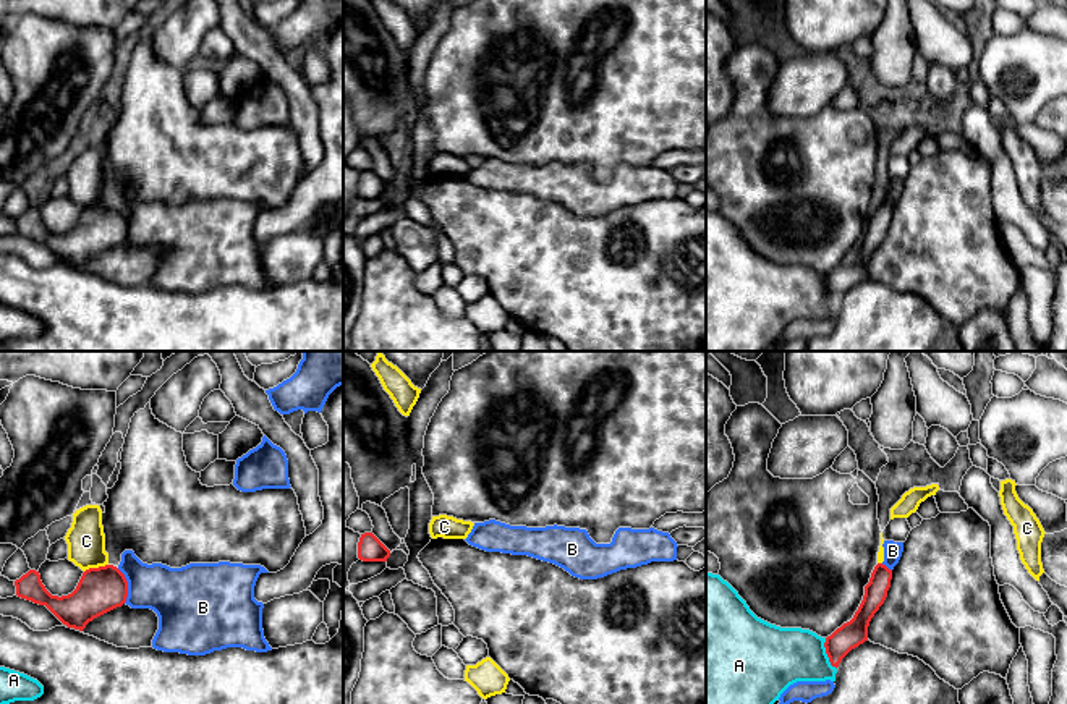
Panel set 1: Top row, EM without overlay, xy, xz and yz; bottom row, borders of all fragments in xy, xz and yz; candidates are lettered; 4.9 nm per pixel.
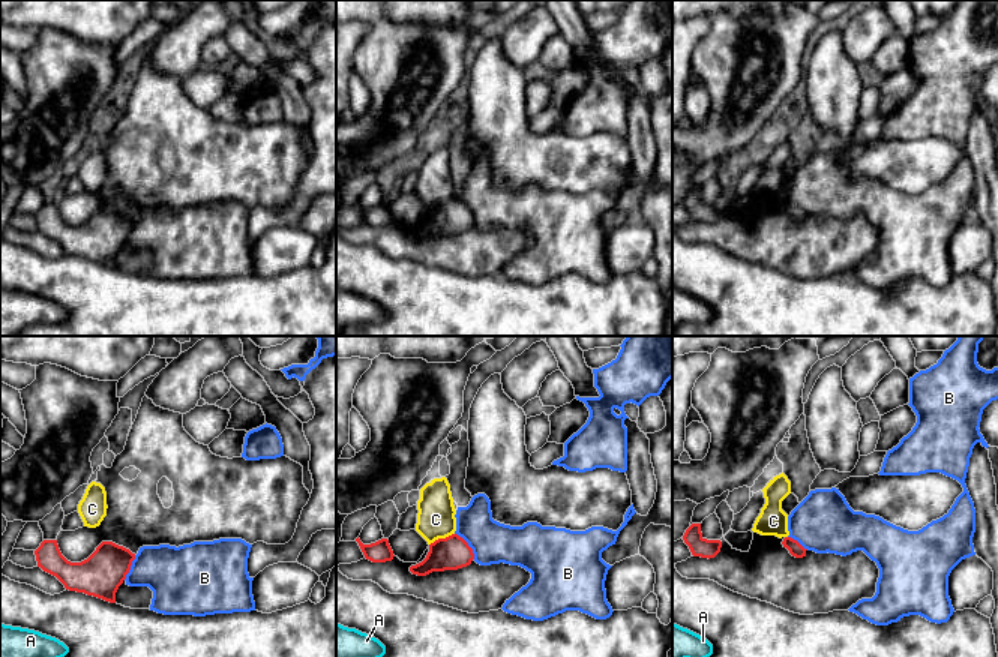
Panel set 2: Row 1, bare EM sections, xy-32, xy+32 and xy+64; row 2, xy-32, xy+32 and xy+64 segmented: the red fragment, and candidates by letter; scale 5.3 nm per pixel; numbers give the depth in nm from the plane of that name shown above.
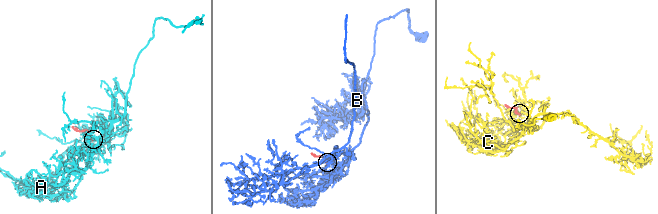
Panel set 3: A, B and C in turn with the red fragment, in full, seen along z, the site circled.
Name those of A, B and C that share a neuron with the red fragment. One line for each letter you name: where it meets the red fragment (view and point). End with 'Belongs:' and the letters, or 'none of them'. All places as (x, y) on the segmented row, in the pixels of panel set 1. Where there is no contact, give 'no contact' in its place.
Belongs: none of them

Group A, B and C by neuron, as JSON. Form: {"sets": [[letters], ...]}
{"sets": [["A"], ["B"], ["C"]]}

